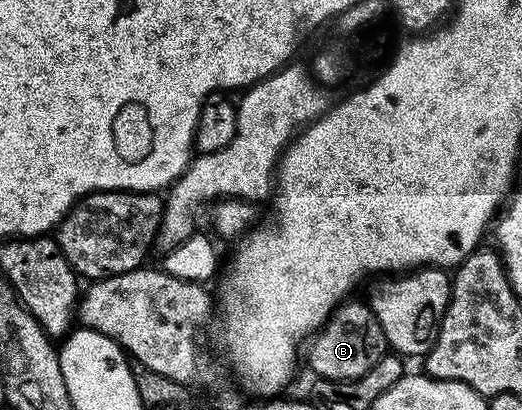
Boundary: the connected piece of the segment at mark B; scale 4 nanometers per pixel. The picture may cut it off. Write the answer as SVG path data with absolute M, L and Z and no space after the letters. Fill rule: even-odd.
M350 298L339 304L330 315L330 319L314 333L309 341L310 353L307 356L305 353L304 360L305 363L306 360L310 363L315 377L324 380L355 380L368 374L368 370L372 370L372 366L376 366L380 358L388 355L384 330L376 314L369 303L362 301L361 304L354 299Z

